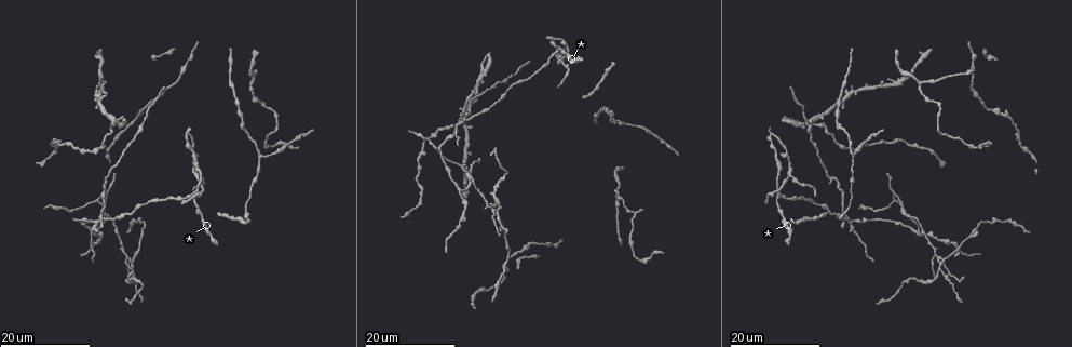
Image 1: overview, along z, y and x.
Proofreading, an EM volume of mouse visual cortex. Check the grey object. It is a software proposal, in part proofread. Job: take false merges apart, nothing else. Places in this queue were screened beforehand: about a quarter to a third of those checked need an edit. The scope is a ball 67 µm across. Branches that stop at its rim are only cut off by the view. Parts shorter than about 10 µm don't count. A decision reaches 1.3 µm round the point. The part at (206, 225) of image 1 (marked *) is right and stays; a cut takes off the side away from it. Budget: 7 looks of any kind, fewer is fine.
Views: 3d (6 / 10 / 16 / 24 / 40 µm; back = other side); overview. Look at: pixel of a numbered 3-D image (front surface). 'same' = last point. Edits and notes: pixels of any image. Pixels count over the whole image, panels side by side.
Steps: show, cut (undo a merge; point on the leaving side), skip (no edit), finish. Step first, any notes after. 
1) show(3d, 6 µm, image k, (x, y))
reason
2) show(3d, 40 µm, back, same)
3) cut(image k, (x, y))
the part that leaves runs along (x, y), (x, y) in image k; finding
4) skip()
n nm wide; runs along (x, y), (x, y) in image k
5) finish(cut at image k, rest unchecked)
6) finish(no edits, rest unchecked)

show(3d, 16 µm, image 1, (462, 190))

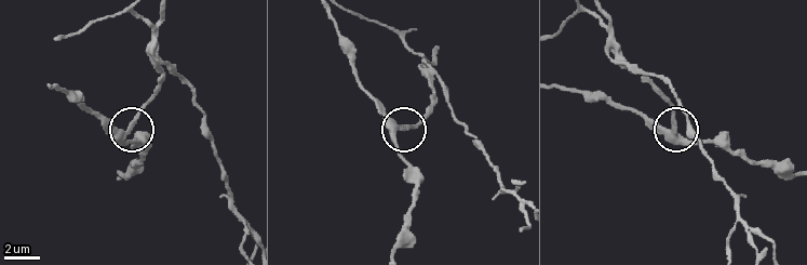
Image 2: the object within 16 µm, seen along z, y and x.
show(3d, 6 µm, image 2, (130, 127))
zoom in

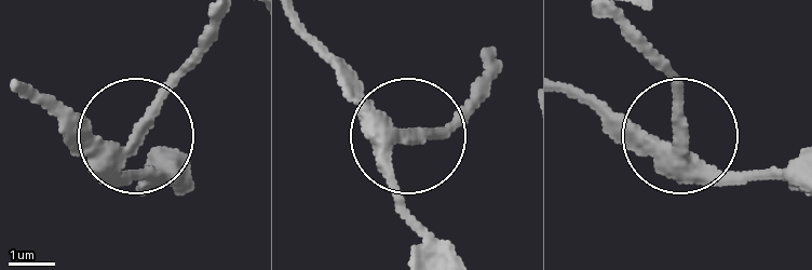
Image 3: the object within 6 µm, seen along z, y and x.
skip()
side arm 18 µm; runs along (298, 28), (398, 129), (391, 167), (406, 221) in image 3; all the same neuron

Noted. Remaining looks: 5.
show(3d, 24 µm, image 1, (472, 181))
branch point

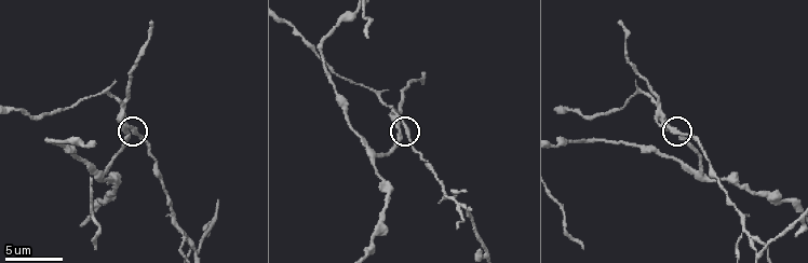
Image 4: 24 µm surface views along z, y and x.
show(3d, 10 µm, image 4, (680, 134))
zoom in

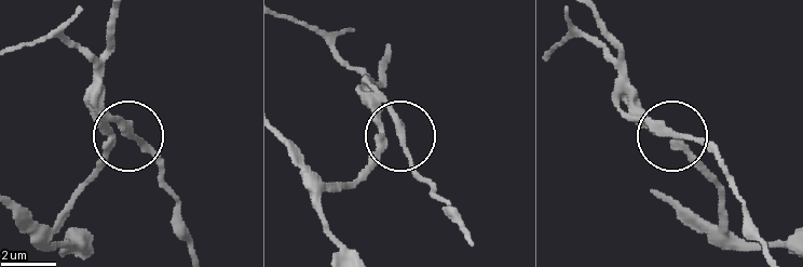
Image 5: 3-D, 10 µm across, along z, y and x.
cut(image 5, (636, 110))
3 arms; two neurons meet here

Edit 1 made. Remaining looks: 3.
show(overview)

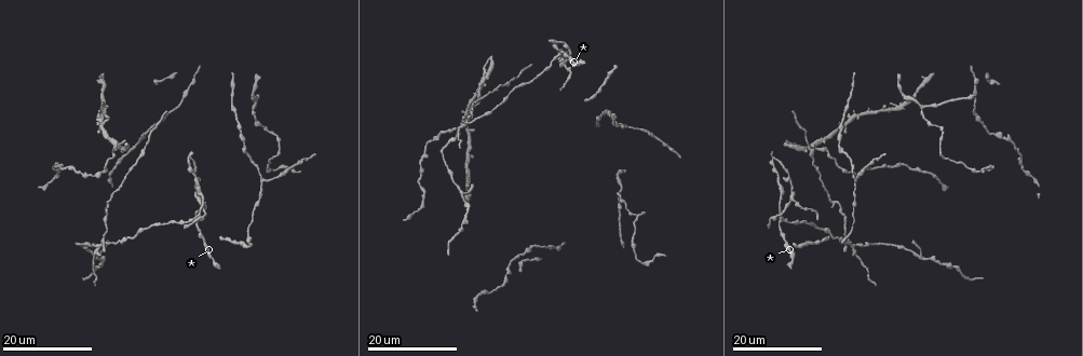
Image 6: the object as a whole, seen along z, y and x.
show(3d, 24 µm, image 6, (103, 242))
three-way junction

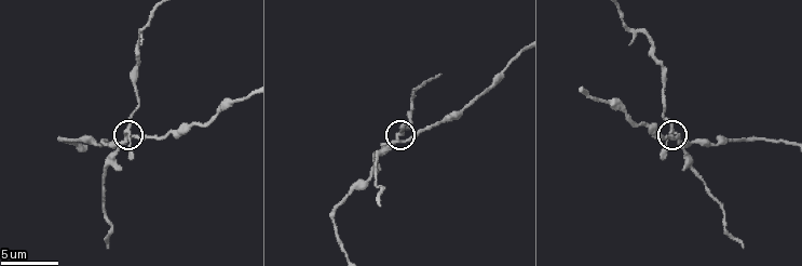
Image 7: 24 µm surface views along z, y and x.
show(3d, 6 µm, image 7, (126, 135))

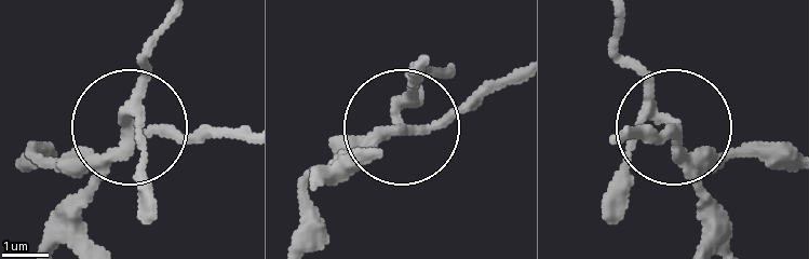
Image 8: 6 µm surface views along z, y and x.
cut(image 8, (150, 183))
3 arms; the part that leaves runs along (123, 141), (139, 64), (166, 17) in image 8; two neurons meet here

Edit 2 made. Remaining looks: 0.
finish(cut at image 5, cut at image 8, rest unchecked)

